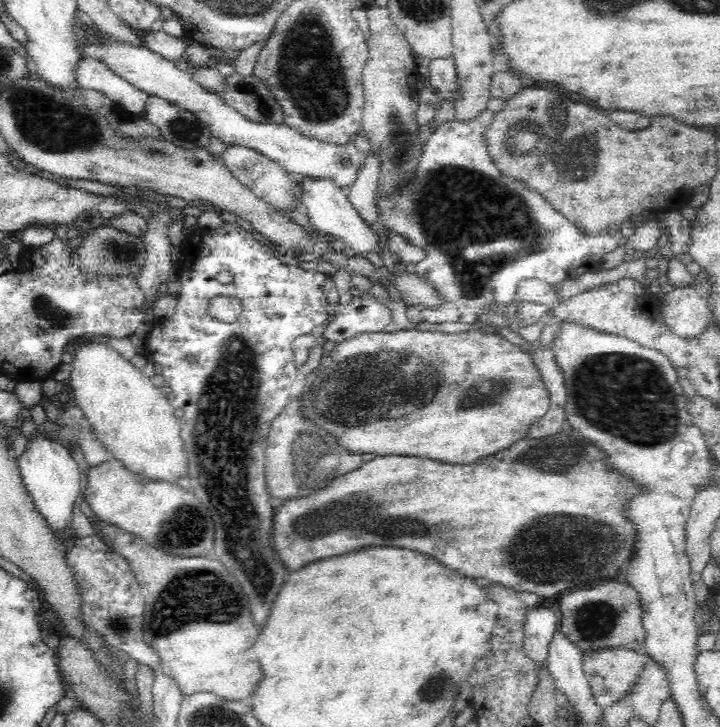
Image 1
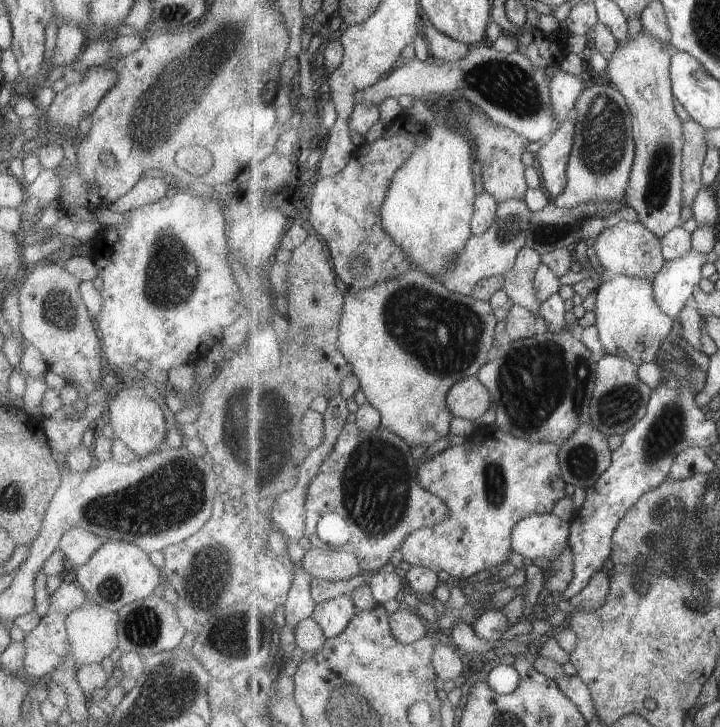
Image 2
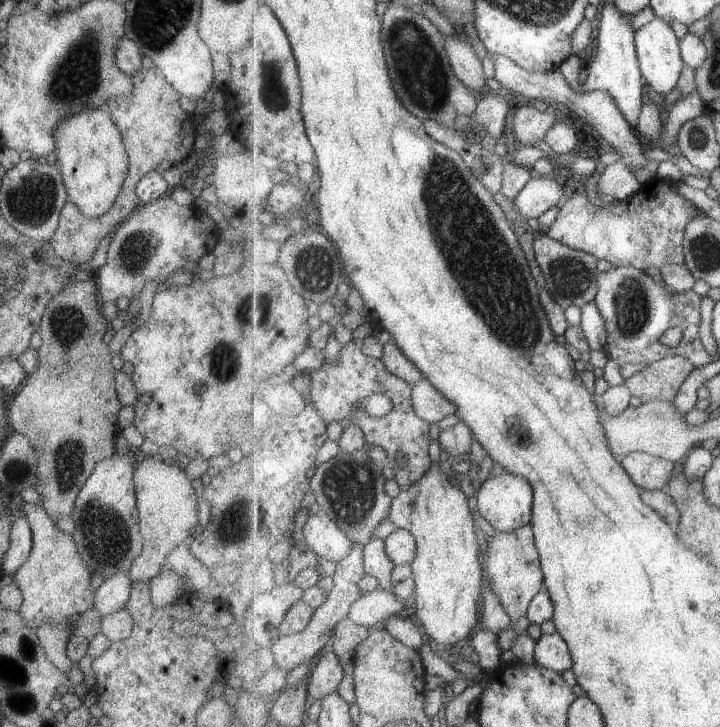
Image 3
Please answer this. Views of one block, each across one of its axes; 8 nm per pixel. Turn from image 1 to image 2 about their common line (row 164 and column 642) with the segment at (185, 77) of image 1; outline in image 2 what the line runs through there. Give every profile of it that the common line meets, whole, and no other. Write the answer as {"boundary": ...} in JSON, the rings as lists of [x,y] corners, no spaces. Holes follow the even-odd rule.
{"boundary":[[[612,276],[597,290],[596,326],[607,353],[636,364],[637,367],[659,360],[664,342],[677,328],[678,320],[665,314],[657,304],[653,278]]]}

